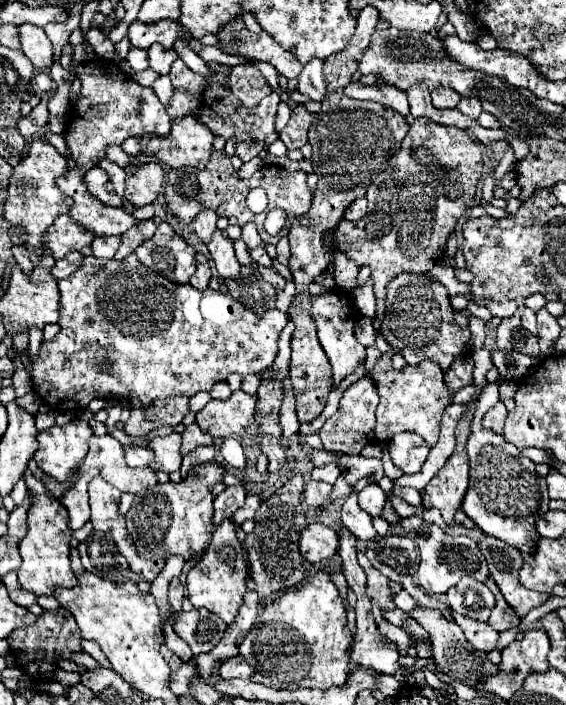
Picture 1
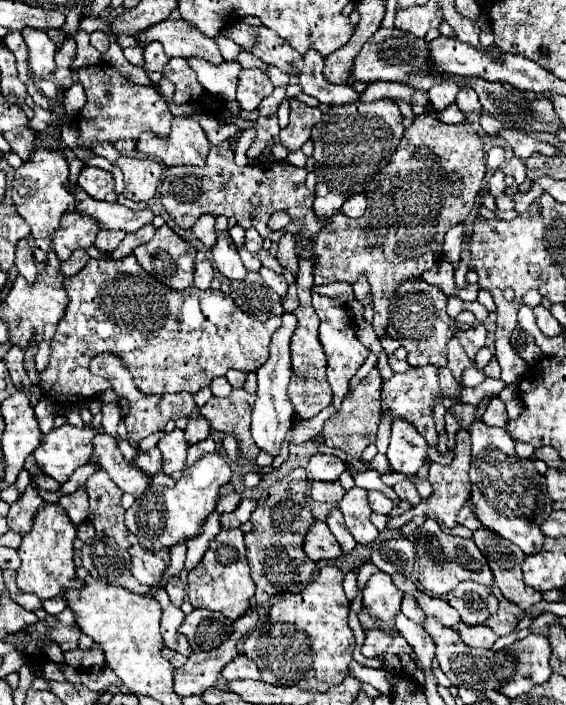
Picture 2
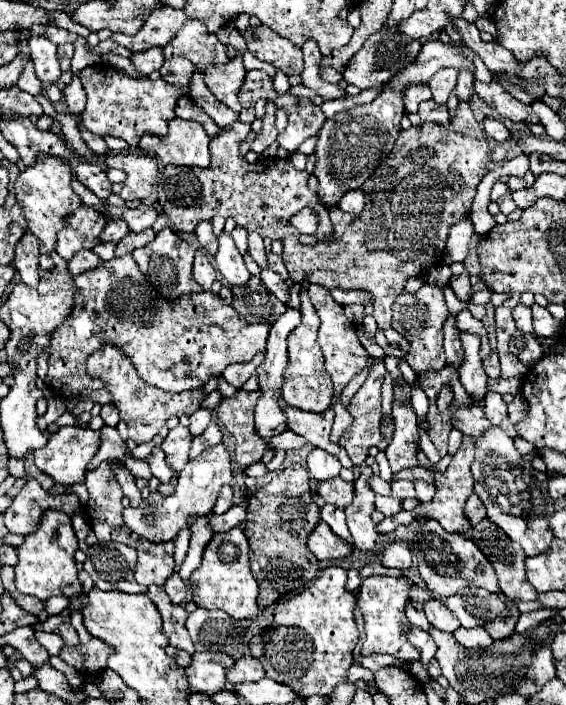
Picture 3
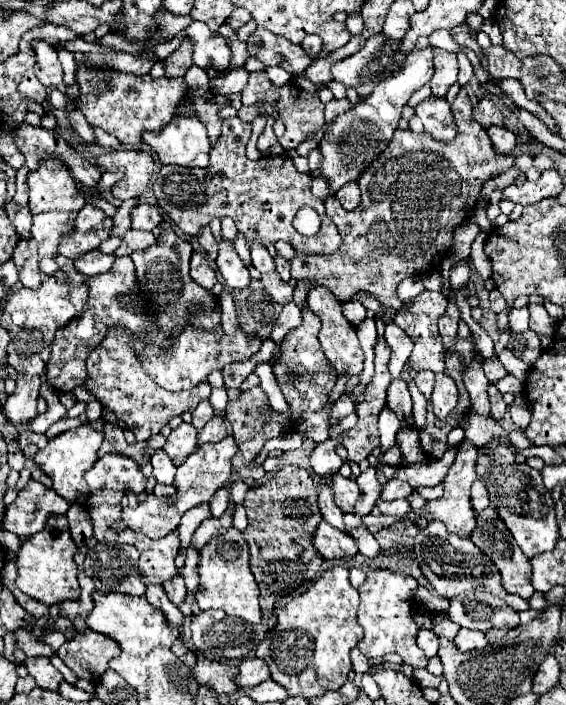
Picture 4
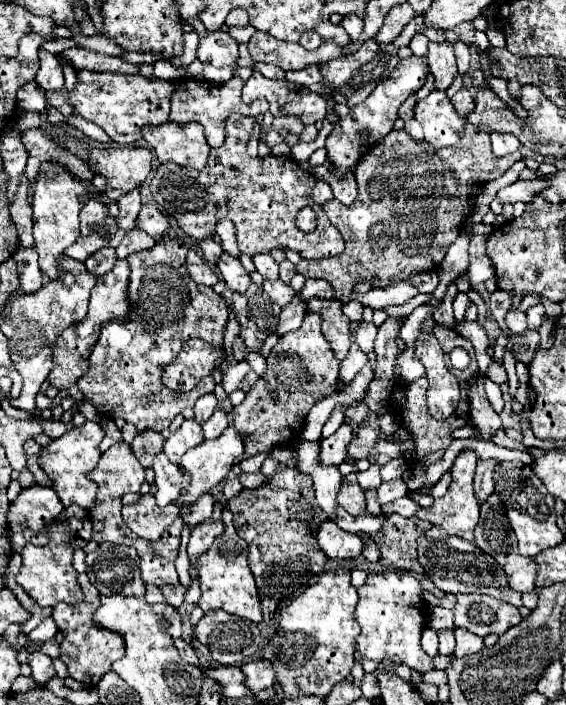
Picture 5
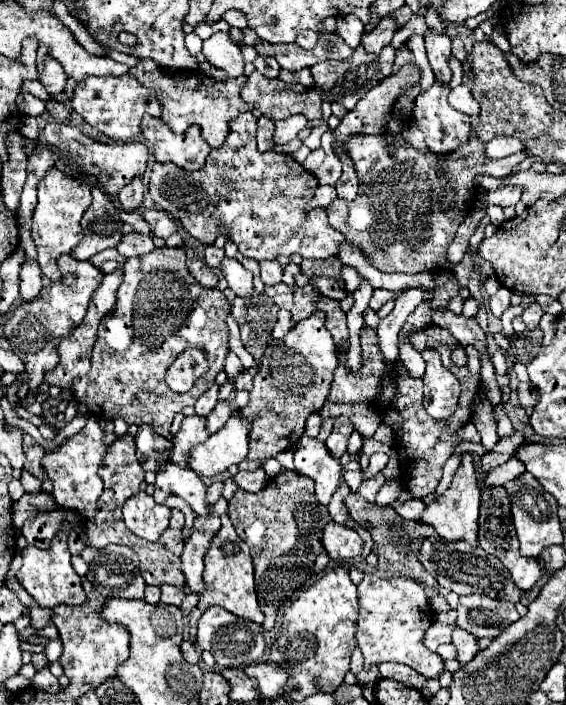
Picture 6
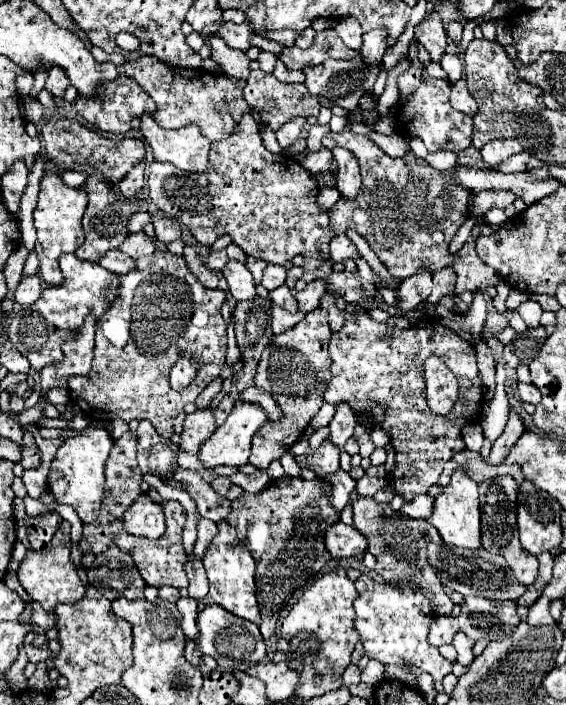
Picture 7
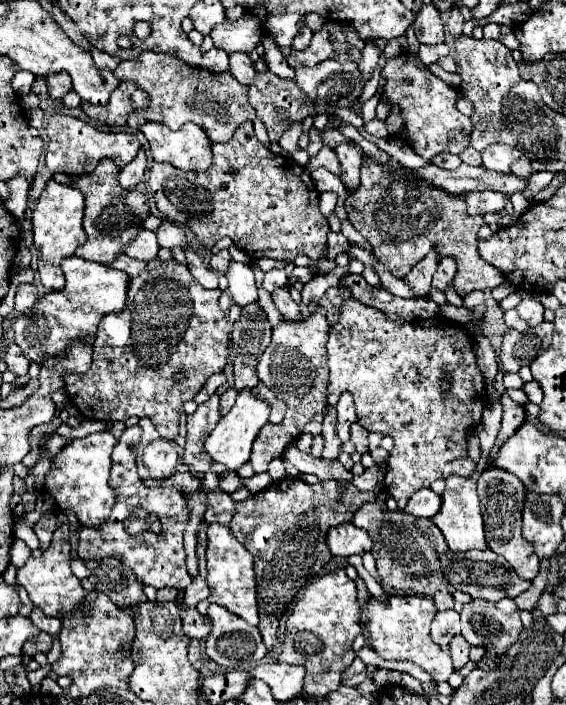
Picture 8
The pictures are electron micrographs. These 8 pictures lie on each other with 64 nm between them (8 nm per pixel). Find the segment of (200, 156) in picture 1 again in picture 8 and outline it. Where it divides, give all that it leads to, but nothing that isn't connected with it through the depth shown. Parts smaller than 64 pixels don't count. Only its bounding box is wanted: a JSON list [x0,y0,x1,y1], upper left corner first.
[140,122,212,172]

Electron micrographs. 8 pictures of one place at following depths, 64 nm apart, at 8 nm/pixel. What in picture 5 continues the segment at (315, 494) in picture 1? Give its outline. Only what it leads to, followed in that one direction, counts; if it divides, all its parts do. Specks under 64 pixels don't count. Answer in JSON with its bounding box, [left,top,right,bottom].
[338,482,370,516]

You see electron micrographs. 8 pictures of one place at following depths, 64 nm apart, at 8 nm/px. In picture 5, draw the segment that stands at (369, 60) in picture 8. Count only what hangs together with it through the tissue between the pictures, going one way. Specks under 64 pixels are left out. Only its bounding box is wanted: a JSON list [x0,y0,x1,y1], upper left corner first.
[374,2,414,44]

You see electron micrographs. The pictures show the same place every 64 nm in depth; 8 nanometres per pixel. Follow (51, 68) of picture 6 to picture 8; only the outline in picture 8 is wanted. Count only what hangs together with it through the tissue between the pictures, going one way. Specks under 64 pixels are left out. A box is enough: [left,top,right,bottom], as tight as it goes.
[46,72,72,100]

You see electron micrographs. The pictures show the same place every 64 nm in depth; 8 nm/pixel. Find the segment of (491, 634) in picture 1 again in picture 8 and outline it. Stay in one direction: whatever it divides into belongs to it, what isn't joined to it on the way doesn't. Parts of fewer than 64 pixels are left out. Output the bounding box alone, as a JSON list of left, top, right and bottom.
[450,636,470,670]

